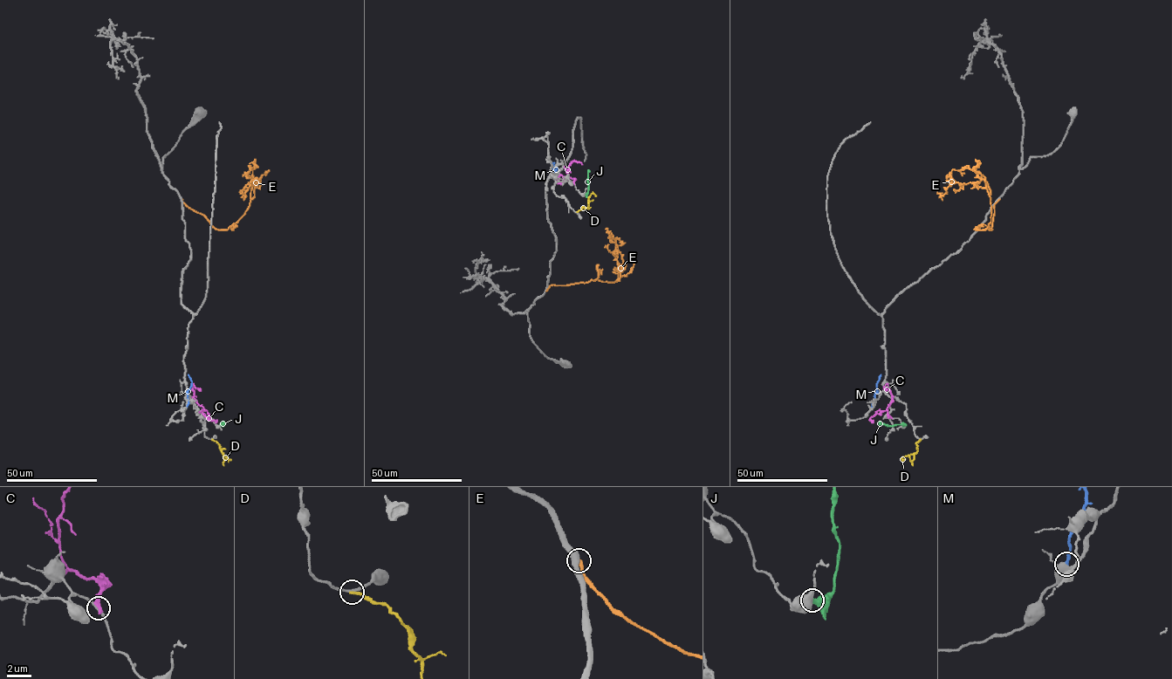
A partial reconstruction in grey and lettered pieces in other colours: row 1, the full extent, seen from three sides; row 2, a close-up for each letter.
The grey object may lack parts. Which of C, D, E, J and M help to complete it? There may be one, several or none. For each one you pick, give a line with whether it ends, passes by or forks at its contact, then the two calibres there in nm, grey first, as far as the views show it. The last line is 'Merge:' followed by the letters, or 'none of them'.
D: it ends; calibres 200 and 240 nm
Merge: D

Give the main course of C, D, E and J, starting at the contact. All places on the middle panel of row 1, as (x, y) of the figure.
C: (574, 183), (574, 180), (569, 177), (558, 182), (558, 177), (560, 174), (565, 177)
D: (576, 212), (582, 207), (586, 208), (592, 193), (596, 196)
E: (546, 291), (552, 284), (567, 285), (597, 279), (609, 283), (620, 280), (623, 261), (616, 241), (606, 229)
J: (585, 194), (588, 192), (589, 169)

